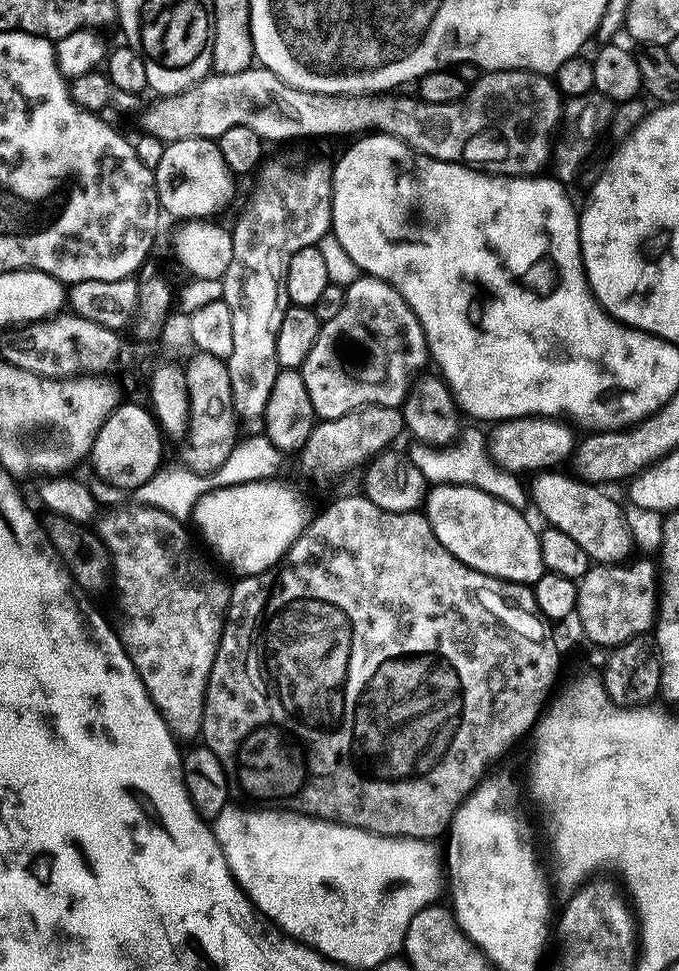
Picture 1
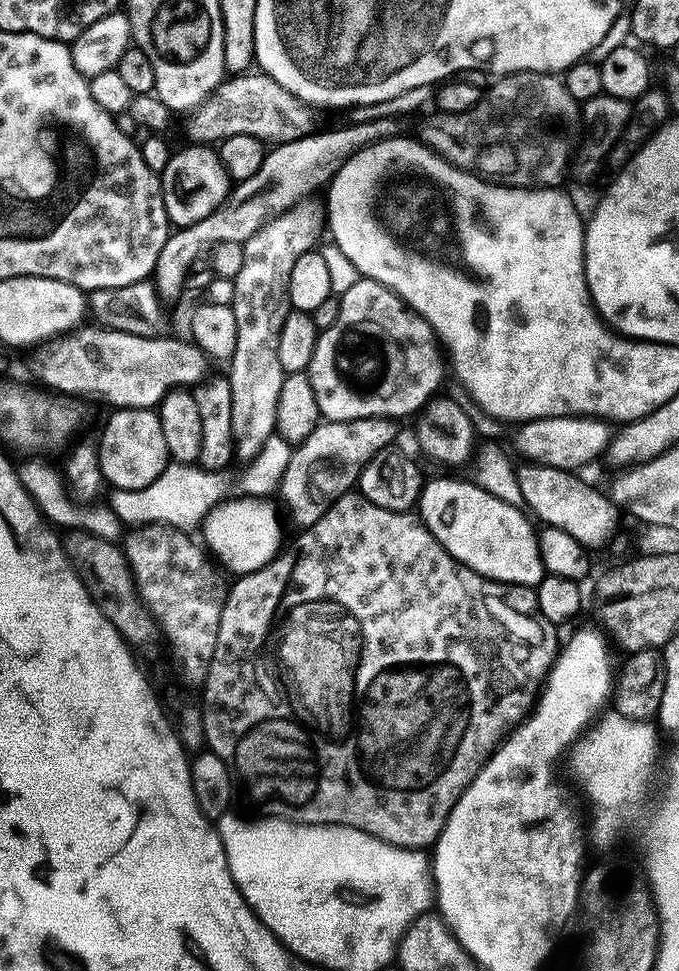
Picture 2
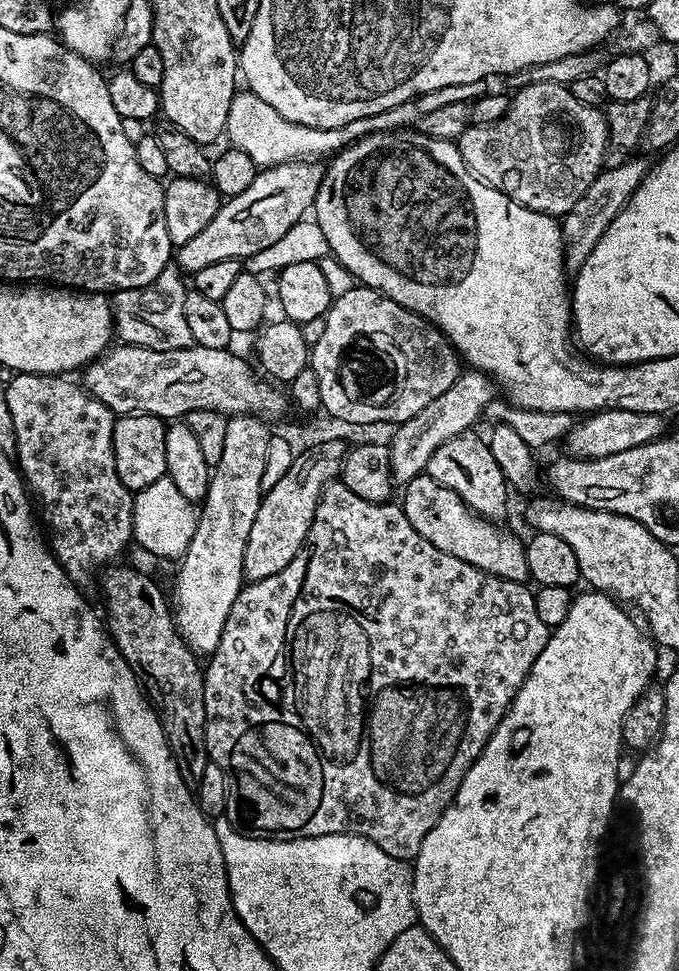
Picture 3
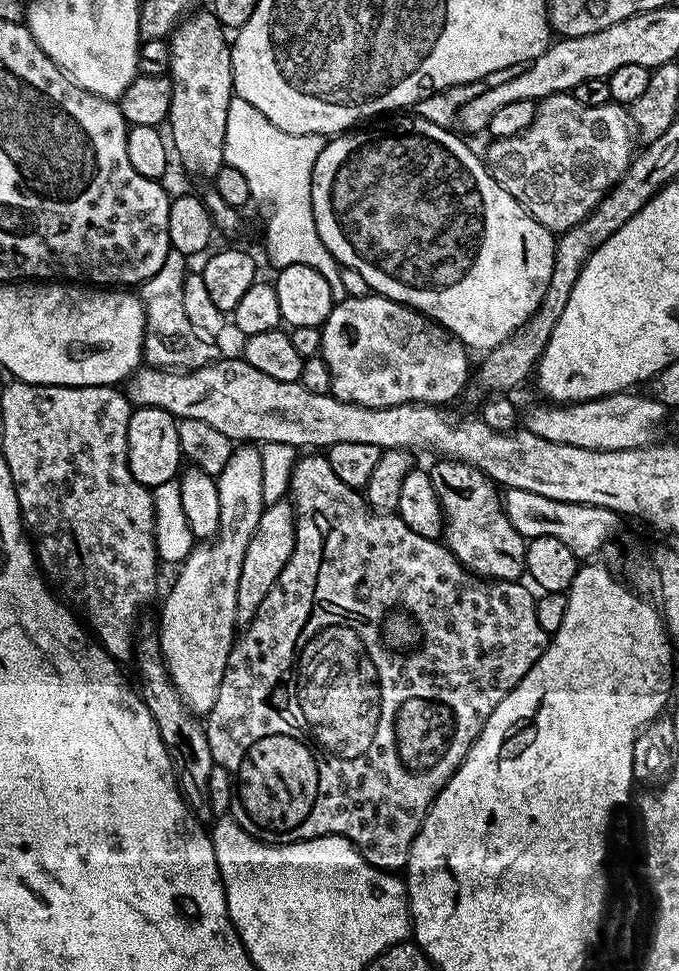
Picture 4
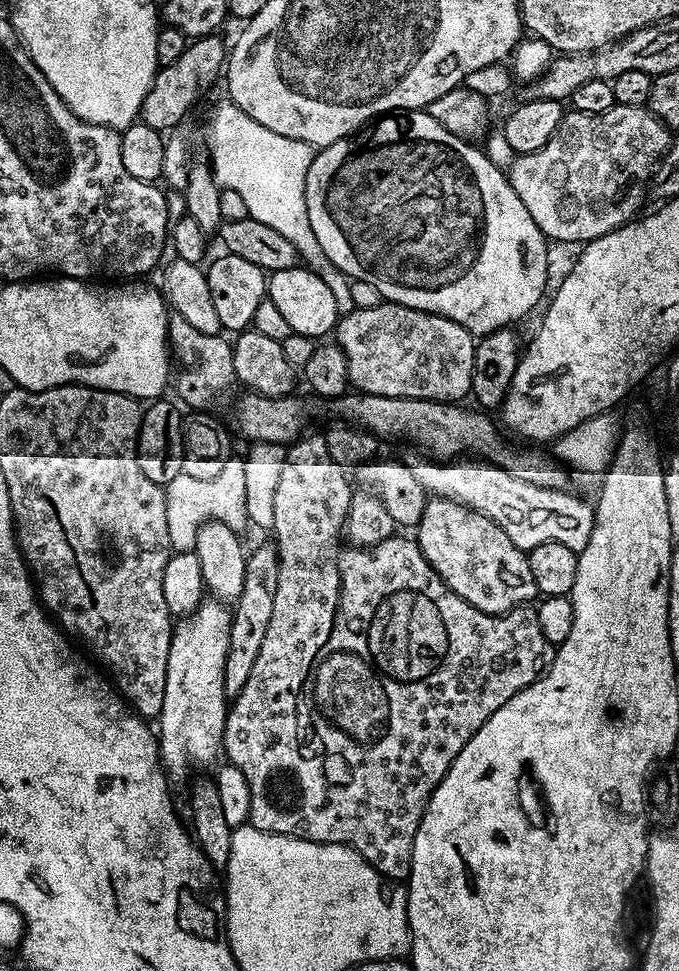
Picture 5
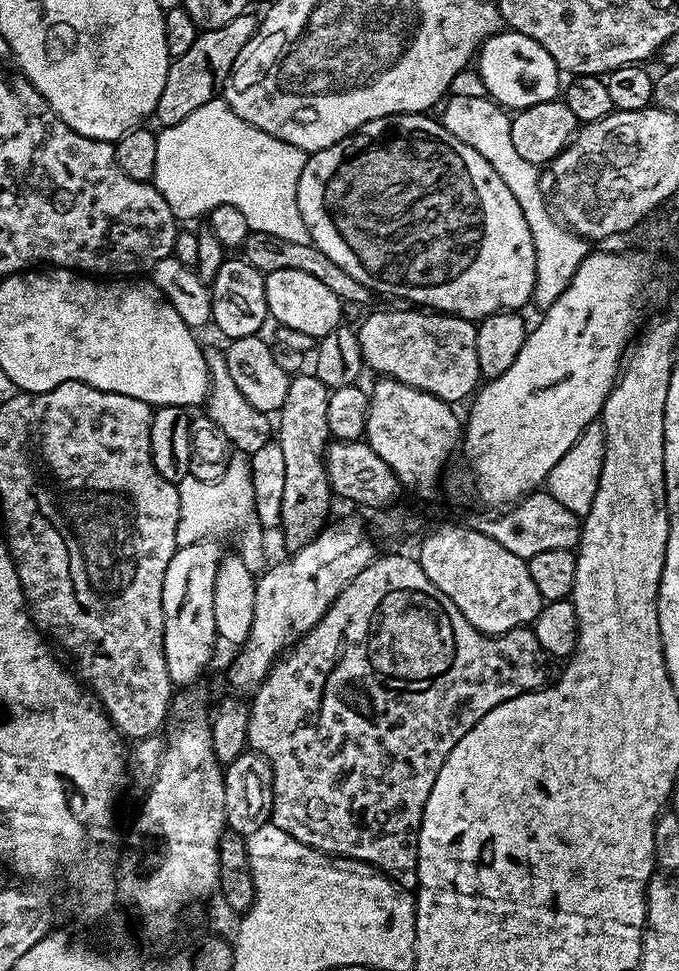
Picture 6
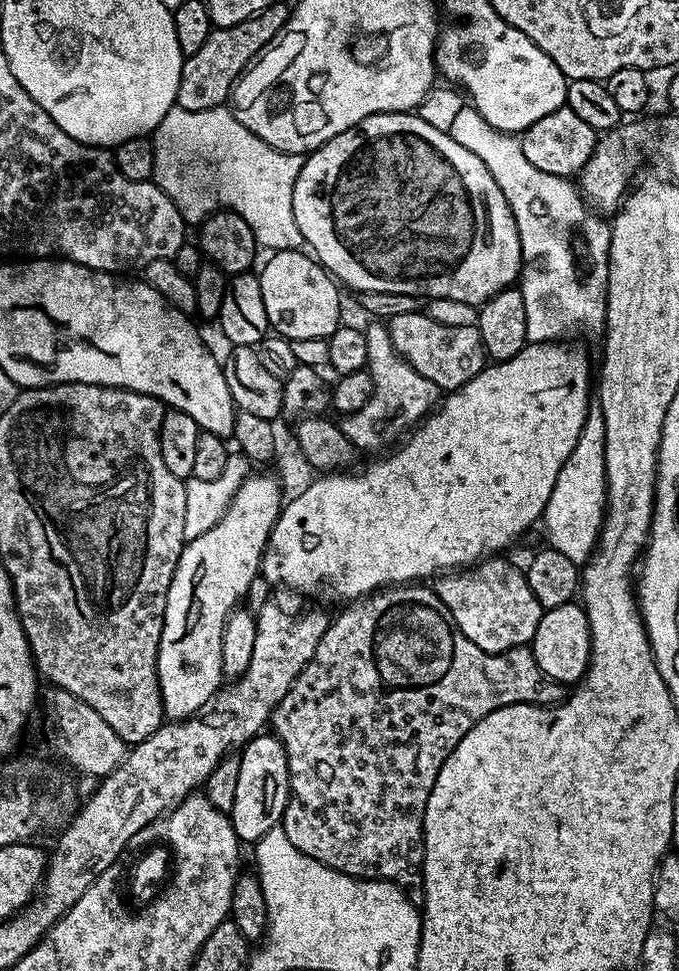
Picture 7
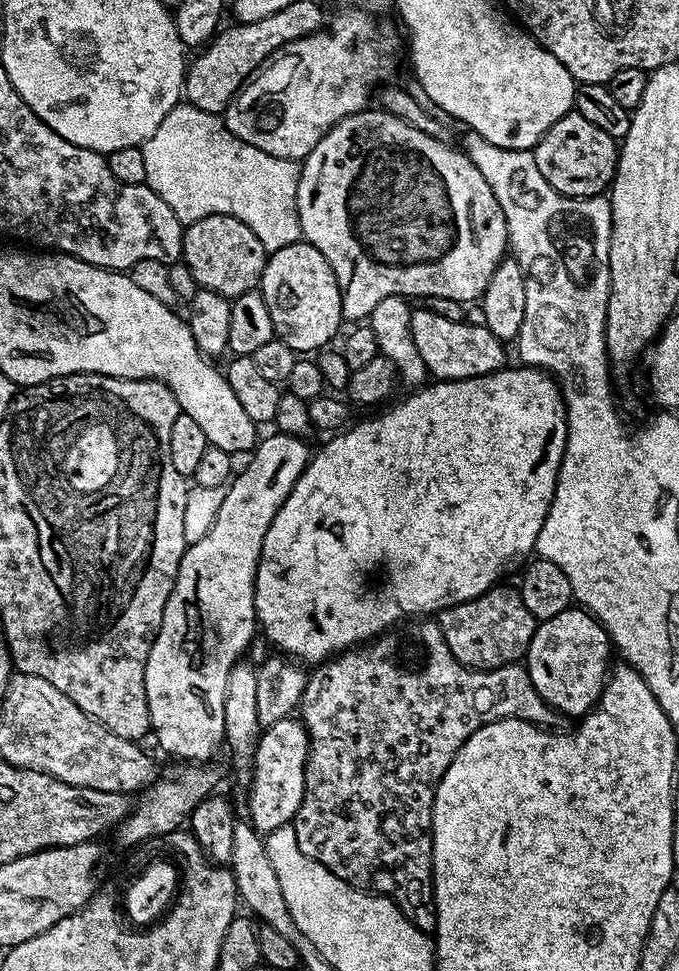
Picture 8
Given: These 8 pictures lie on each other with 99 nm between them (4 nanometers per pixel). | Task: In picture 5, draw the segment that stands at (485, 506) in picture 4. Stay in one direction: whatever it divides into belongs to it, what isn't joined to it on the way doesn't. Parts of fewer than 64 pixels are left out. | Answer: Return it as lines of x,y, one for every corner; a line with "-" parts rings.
429,499
420,523
414,529
414,539
420,545
426,562
430,562
430,566
439,574
442,582
446,582
446,586
454,590
458,598
486,614
500,616
504,612
509,612
511,608
519,608
537,599
536,583
534,574
530,574
527,551
514,546
514,542
510,542
510,534
506,534
502,526
498,526
480,512
470,510
453,500

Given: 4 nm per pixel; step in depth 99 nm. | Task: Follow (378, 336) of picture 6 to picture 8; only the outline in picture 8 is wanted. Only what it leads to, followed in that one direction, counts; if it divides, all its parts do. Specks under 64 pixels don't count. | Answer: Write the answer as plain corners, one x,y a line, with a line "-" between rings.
416,306
413,307
410,318
410,334
414,338
414,346
418,346
418,354
422,354
422,362
426,362
429,373
437,381
485,376
491,372
499,372
506,364
505,341
494,338
494,334
490,334
490,330
480,322
450,322
439,314

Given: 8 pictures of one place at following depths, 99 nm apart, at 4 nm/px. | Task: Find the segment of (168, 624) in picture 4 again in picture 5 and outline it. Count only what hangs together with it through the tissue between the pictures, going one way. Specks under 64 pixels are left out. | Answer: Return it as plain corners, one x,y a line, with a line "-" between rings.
204,598
195,612
183,617
172,629
170,654
166,662
166,694
162,694
162,710
158,717
160,758
169,777
184,776
192,767
200,768
196,770
207,769
204,767
212,763
215,765
216,755
221,755
223,730
230,705
229,697
224,694
224,671
226,654
230,650
231,625
232,612
229,605
215,598

